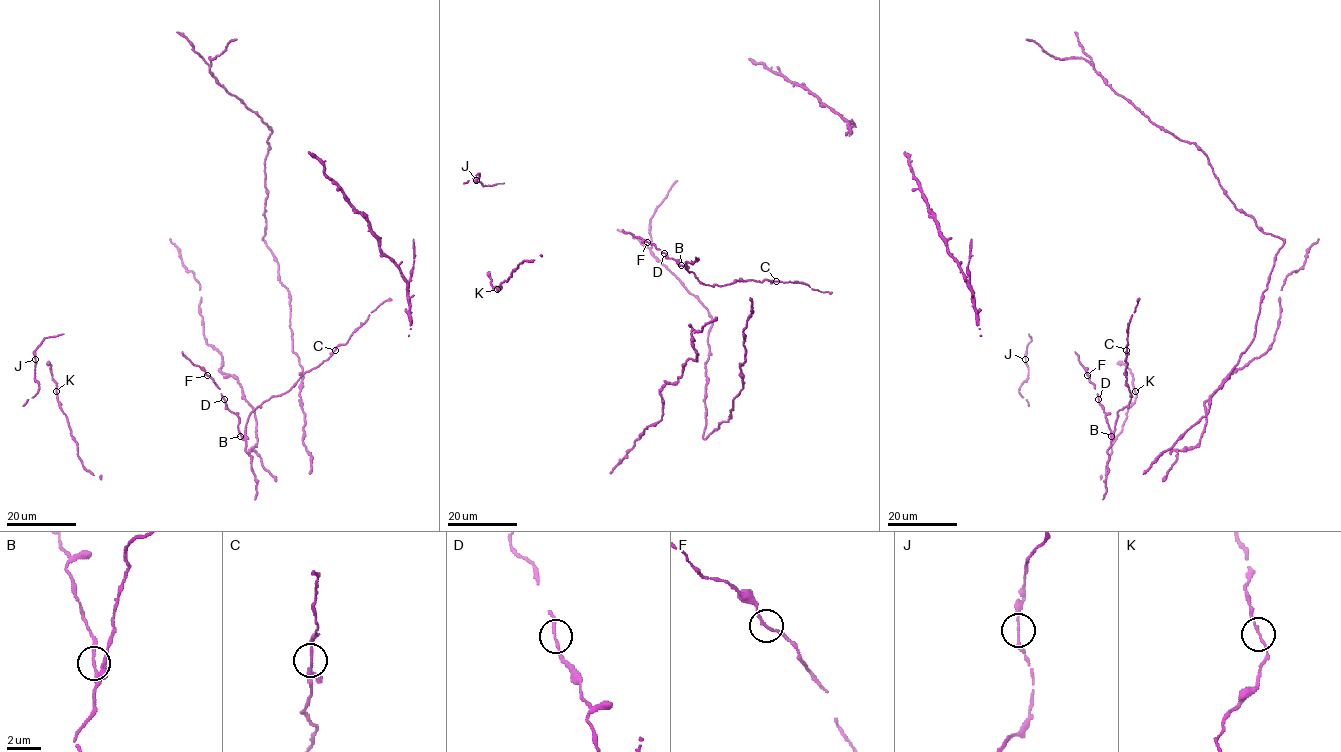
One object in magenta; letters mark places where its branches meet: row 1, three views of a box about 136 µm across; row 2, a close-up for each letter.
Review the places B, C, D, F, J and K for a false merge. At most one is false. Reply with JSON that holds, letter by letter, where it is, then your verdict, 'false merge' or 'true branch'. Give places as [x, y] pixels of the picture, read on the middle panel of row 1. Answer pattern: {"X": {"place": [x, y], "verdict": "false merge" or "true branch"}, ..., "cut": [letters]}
{"B": {"place": [681, 265], "verdict": "true branch"}, "C": {"place": [776, 281], "verdict": "true branch"}, "D": {"place": [664, 253], "verdict": "true branch"}, "F": {"place": [647, 242], "verdict": "true branch"}, "J": {"place": [476, 180], "verdict": "true branch"}, "K": {"place": [497, 289], "verdict": "true branch"}, "cut": []}

